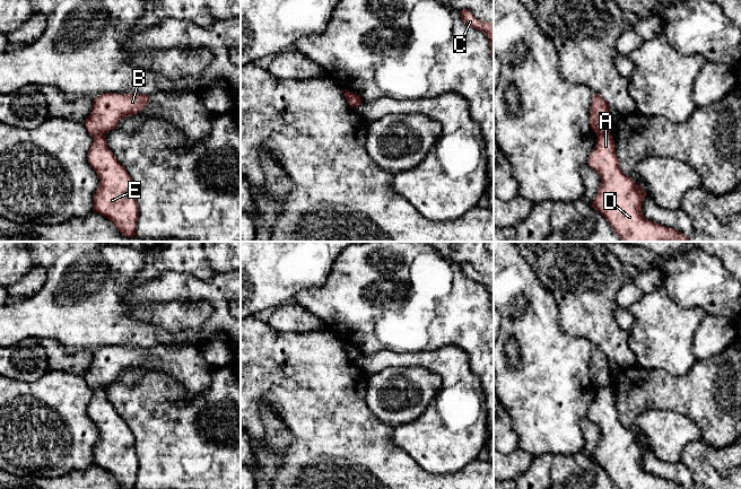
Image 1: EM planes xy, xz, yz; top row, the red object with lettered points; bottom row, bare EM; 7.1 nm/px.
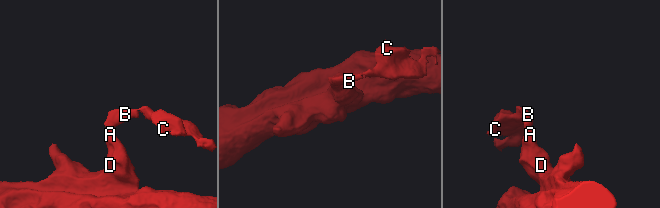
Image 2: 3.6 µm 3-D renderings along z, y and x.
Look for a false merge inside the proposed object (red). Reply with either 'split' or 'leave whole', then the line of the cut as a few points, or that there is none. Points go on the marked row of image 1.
split | yz (609, 132), (598, 136)

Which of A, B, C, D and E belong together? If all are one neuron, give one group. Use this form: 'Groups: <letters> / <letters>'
Groups: A D E / B C

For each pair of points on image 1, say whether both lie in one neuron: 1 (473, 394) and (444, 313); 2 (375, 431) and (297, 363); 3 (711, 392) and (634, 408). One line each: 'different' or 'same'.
1: different
2: same
3: same

